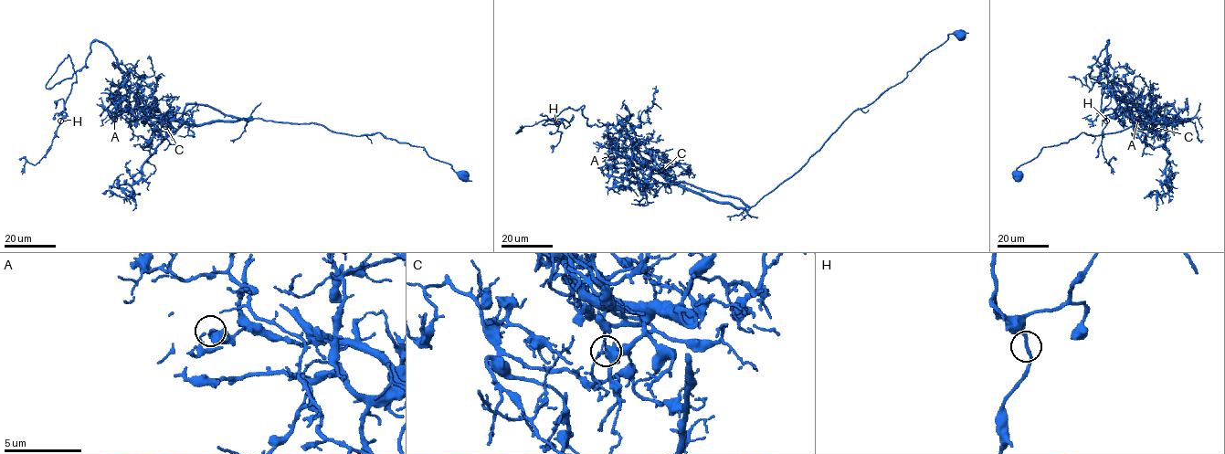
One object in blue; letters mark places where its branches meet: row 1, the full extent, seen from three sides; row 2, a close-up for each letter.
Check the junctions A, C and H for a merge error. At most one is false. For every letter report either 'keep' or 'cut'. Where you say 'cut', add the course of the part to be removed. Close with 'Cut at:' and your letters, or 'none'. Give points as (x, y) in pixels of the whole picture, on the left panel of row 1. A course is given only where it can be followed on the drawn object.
A: keep
C: cut; foreign part runs (165, 126), (94, 40), (84, 67), (46, 84), (68, 55), (66, 114), (22, 174)
H: keep
Cut at: C

